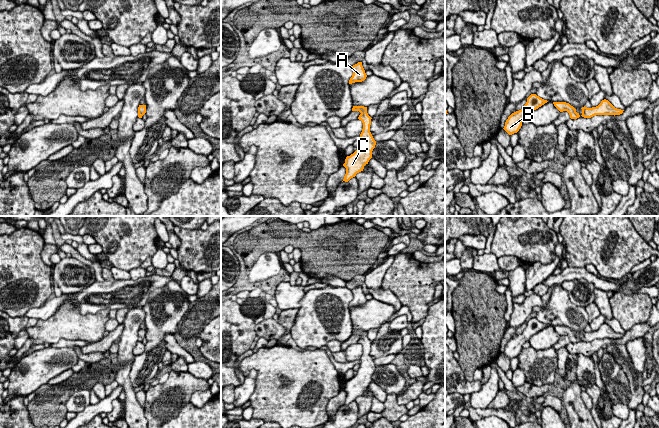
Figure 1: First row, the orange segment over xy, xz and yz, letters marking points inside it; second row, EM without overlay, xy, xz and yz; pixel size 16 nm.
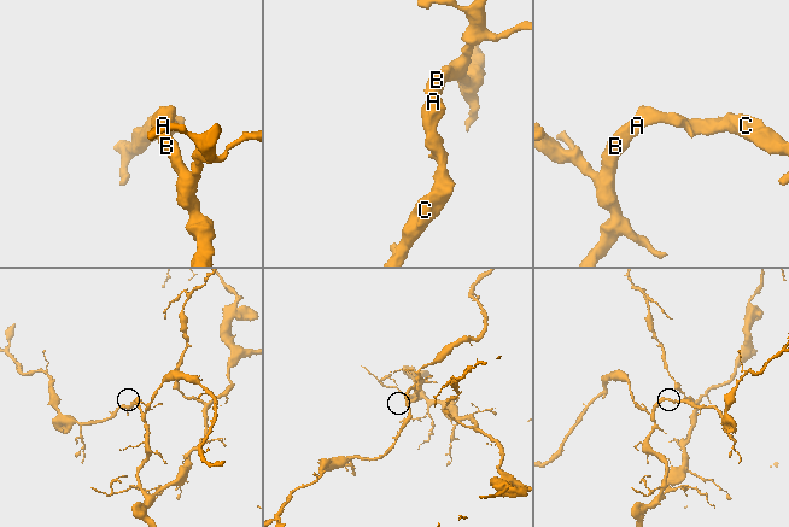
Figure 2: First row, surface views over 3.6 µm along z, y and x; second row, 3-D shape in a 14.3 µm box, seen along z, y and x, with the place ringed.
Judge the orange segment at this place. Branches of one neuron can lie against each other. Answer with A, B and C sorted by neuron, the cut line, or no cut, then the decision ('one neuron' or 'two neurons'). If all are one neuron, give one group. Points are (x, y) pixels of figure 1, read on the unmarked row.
A B C; no cut; one neuron

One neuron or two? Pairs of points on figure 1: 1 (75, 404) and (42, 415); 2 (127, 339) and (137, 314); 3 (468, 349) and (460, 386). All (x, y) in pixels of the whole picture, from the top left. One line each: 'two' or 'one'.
1: two
2: one
3: two

